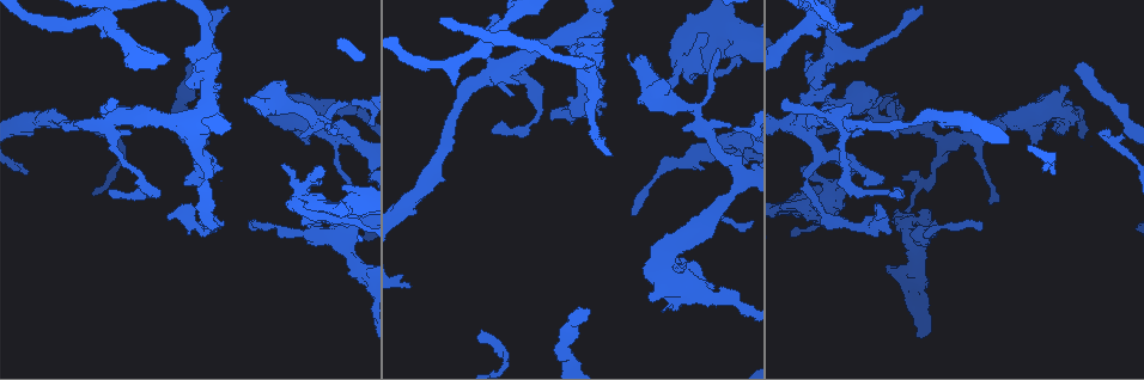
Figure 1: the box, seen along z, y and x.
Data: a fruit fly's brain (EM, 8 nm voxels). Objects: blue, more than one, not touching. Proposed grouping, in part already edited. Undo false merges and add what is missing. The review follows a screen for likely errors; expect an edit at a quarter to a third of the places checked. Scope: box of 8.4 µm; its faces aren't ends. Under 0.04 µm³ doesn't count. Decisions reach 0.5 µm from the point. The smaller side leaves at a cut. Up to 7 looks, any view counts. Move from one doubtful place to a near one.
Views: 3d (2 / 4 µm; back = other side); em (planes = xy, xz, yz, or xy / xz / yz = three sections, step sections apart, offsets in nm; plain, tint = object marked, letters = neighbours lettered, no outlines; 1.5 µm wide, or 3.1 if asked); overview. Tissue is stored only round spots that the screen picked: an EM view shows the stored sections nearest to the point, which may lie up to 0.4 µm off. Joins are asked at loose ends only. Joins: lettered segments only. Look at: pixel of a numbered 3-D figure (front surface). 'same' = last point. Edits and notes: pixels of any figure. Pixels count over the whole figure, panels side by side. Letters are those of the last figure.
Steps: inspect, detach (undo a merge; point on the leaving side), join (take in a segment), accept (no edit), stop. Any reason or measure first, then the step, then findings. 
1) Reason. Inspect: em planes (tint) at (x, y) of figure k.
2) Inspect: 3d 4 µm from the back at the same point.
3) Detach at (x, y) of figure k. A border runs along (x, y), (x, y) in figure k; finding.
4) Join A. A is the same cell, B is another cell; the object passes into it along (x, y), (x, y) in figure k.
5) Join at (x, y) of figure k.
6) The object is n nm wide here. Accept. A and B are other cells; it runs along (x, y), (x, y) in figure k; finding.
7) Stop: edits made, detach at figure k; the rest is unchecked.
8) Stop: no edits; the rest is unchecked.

Long arm stops here. Inspect: 3d 2 µm at (1079, 69) of figure 1.

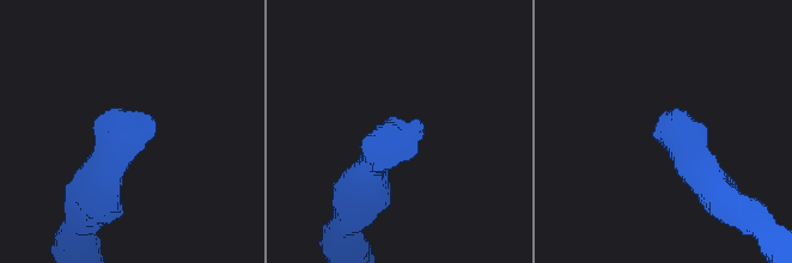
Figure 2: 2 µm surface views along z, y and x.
Inspect: em planes (letters) at (422, 125) of figure 2.

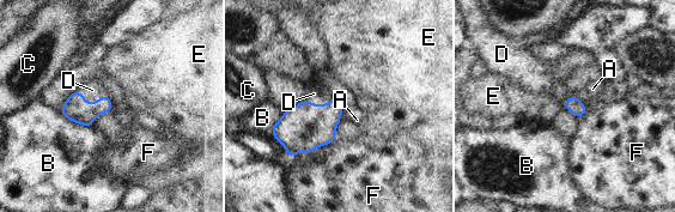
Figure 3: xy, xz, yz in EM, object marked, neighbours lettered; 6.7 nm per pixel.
Join D. D is the same cell, A, B, C, E and F are other cells; the object passes into it along (75, 108), (92, 104), (92, 90) in figure 3; the cell continues.

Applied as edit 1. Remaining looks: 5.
Free end. Inspect: em xy step 8 (letters) at (895, 139) of figure 1.

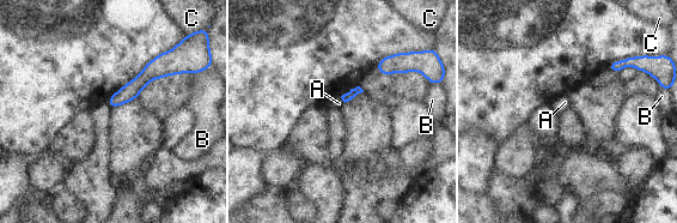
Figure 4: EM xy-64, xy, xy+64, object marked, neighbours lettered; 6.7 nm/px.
The longest contact is with A, 60 nm. Accept. A, B and C are other cells; it runs along (171, 68), (151, 71), (111, 102) in figure 4; no lettered segment goes on from it.

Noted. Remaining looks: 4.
Tapers out. Inspect: em xz step 4 (tint) at (898, 194) of figure 1.

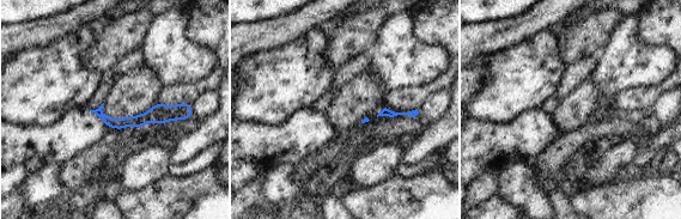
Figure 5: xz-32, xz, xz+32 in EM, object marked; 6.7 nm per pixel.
Inspect: em planes (letters) at the same point.

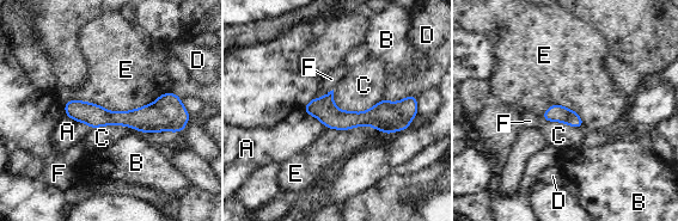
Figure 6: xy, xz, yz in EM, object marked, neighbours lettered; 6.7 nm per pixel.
The object is 120 nm wide here. Accept. A, B, C, D, E and F are other cells; it runs along (179, 106), (157, 117), (67, 110) in figure 6; none of them fits.

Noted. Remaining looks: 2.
Stop: edits made, join at figure 3; the rest is unchecked.

